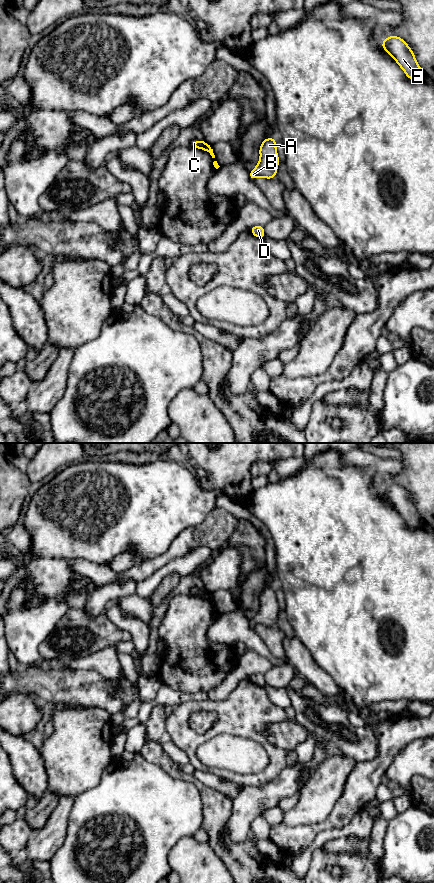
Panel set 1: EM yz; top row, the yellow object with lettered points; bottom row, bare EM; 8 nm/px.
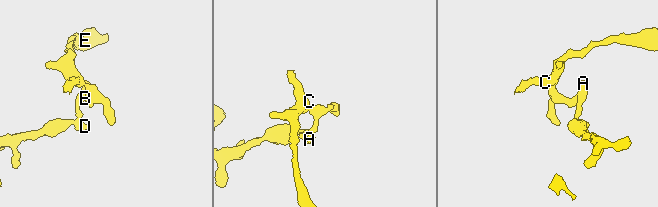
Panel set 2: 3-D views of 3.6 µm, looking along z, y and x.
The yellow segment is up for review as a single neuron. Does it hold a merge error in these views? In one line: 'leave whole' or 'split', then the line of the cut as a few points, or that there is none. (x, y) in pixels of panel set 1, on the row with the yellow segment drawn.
split; cut in yz along (210, 145), (203, 149)

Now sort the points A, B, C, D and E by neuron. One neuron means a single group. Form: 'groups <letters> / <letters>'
groups A B D / C E

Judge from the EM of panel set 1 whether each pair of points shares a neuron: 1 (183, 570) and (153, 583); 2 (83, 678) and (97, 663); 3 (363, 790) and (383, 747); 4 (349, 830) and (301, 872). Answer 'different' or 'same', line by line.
1: same
2: different
3: same
4: same

